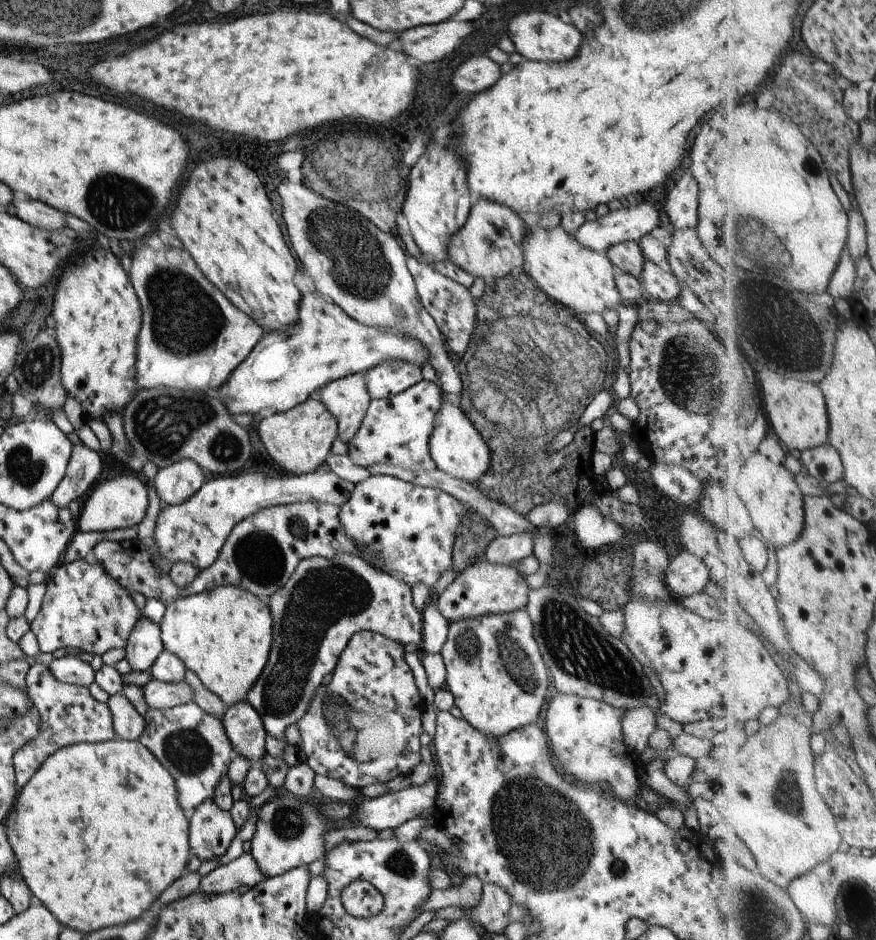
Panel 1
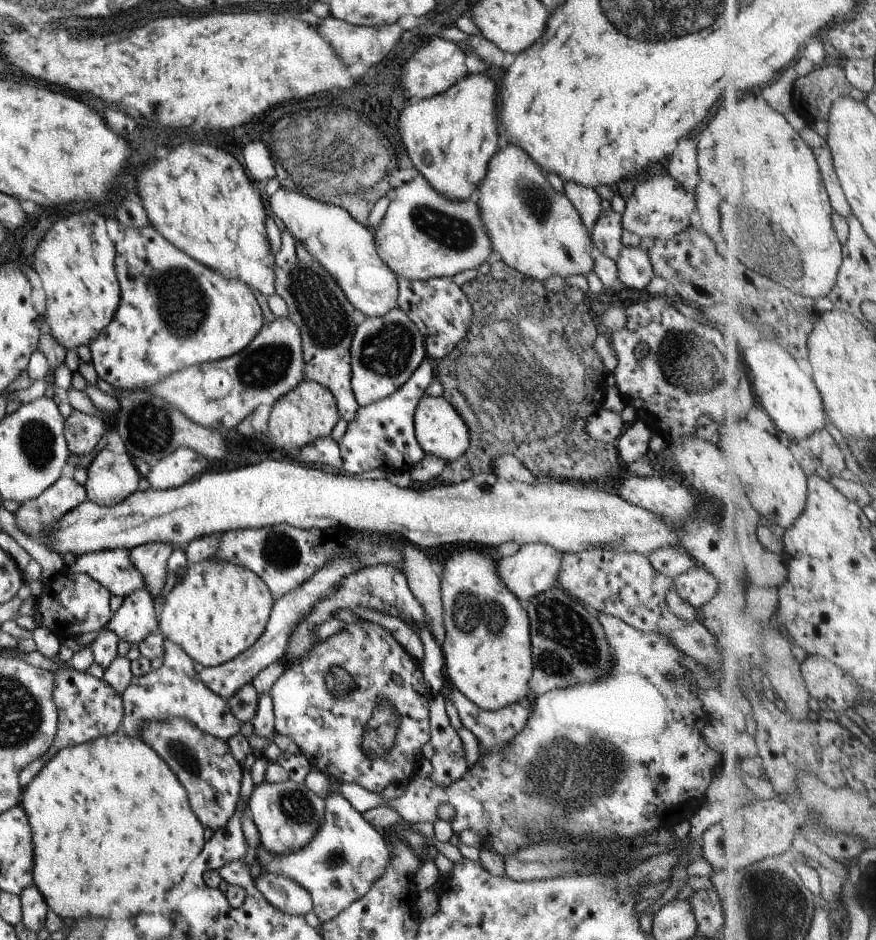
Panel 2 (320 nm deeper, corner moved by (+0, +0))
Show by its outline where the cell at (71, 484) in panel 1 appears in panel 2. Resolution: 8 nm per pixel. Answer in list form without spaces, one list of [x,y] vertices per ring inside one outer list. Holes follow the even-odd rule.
[[[72,410],[64,420],[63,430],[68,452],[80,457],[91,454],[110,425],[110,422]]]

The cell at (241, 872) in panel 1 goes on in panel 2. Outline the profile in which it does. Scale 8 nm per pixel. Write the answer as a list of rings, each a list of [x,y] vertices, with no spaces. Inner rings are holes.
[[[260,871],[255,878],[251,878],[251,881],[265,901],[283,914],[304,917],[312,910],[309,894],[287,876]]]

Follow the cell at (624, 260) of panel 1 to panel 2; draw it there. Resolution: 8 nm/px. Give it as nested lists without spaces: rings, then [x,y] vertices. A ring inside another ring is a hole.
[[[612,210],[602,211],[589,231],[595,251],[610,260],[617,260],[617,254],[623,248],[620,242],[622,231],[620,214]]]

